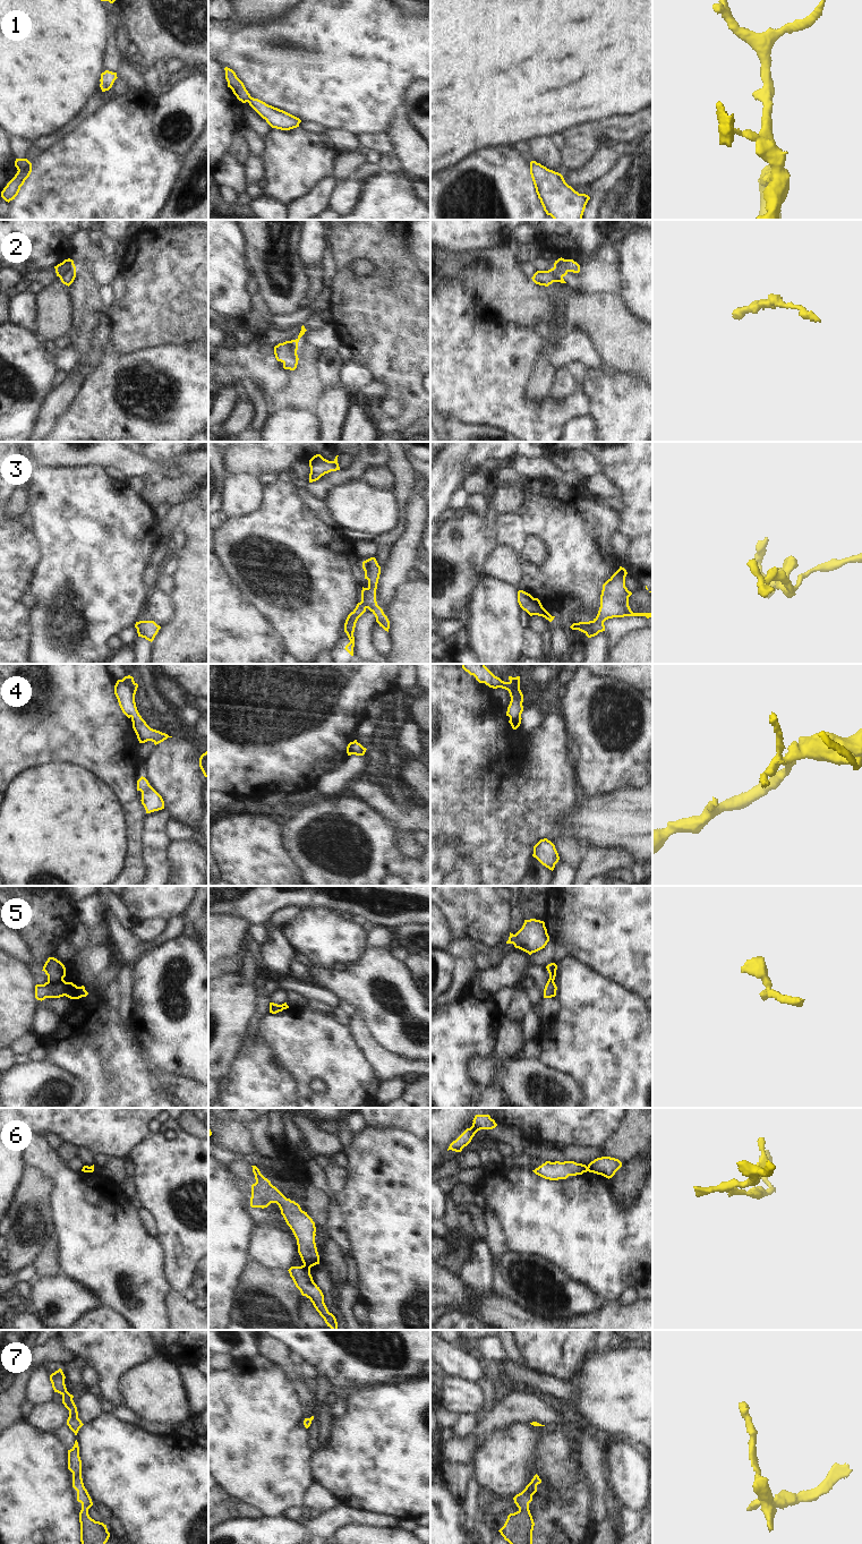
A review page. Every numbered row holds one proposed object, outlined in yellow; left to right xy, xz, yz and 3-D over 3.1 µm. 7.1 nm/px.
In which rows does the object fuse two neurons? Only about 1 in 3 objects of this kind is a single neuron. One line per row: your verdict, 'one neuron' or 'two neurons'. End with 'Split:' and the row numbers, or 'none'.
1: two neurons
2: two neurons
3: one neuron
4: one neuron
5: two neurons
6: two neurons
7: one neuron
Split: 1, 2, 5, 6

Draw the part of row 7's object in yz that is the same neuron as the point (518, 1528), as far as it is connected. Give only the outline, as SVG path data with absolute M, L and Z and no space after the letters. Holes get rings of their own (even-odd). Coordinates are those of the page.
M536 1474L526 1488L513 1498L519 1510L510 1513L504 1526L498 1530L510 1544L532 1544L535 1522L529 1510L529 1503L540 1483L541 1479Z

